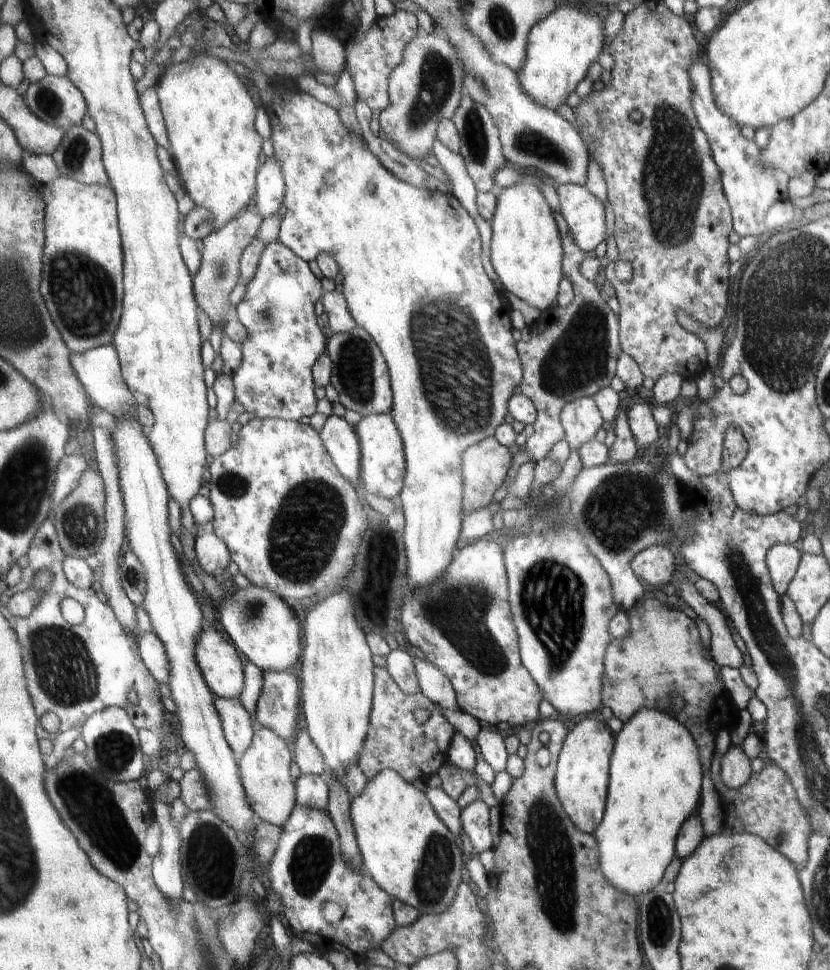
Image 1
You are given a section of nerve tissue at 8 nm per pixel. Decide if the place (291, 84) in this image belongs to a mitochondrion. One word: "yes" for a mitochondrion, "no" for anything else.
no

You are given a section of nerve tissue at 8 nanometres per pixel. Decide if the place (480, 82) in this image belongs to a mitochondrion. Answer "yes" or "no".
yes

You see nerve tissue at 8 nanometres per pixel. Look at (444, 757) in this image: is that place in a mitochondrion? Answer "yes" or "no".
no

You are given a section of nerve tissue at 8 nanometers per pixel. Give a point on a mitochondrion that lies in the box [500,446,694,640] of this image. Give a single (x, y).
(627, 507)

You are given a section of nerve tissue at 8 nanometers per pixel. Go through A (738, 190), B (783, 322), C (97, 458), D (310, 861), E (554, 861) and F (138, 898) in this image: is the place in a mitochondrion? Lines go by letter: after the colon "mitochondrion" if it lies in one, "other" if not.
A: other
B: mitochondrion
C: other
D: mitochondrion
E: mitochondrion
F: other

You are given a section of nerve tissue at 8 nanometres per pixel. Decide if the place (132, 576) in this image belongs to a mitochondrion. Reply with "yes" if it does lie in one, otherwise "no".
yes

